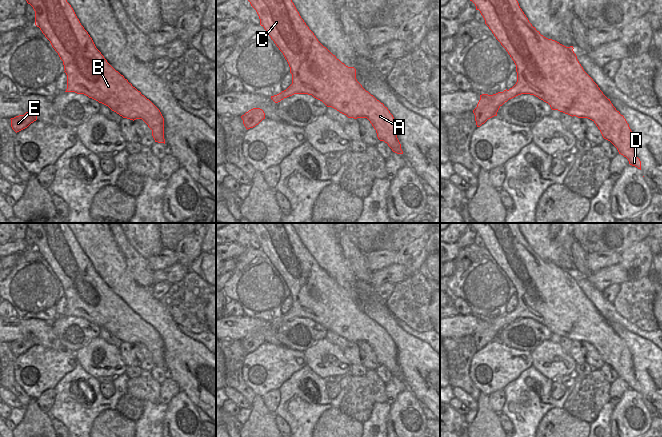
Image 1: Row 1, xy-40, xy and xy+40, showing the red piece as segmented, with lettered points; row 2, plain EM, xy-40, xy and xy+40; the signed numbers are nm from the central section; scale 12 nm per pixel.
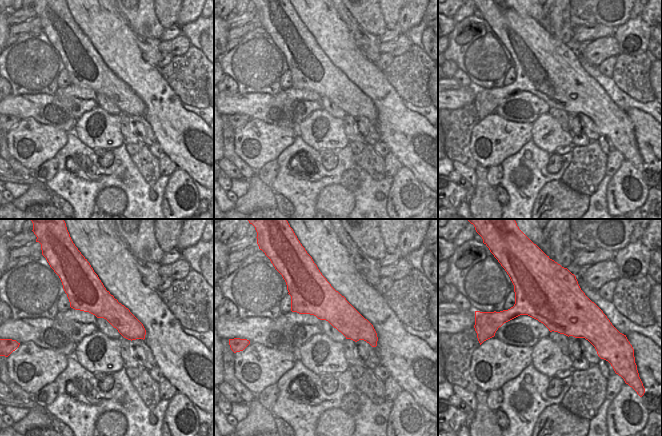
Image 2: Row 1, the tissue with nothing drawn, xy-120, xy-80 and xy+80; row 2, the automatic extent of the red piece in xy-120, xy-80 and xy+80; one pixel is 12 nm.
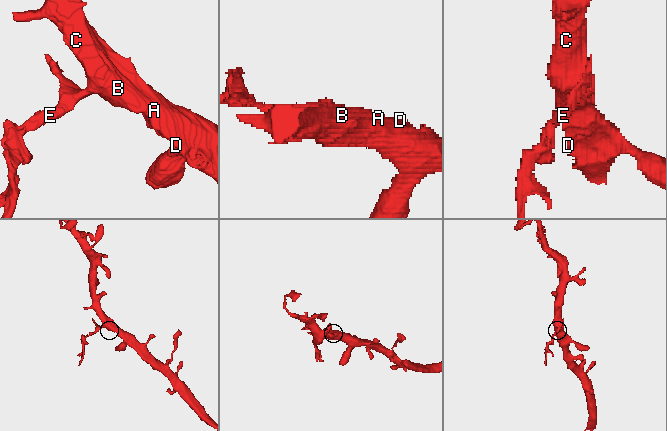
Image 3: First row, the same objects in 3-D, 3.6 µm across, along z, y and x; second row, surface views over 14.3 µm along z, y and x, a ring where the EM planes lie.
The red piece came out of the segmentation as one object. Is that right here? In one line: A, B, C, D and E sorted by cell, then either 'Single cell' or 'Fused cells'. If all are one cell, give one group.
Groups: A B C D / E. Fused cells

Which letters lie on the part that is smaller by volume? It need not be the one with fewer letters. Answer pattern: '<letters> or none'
E

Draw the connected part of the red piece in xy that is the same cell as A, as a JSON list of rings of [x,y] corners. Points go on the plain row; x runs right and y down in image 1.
[[[291,223],[246,224],[248,224],[251,230],[256,234],[260,243],[260,249],[264,251],[289,288],[290,297],[292,298],[292,308],[281,317],[284,322],[294,318],[308,318],[322,325],[327,331],[336,333],[348,342],[367,342],[376,354],[378,363],[387,367],[393,376],[403,378],[401,368],[397,362],[397,348],[388,332],[366,315],[357,305],[356,293],[354,291],[346,290],[318,265],[314,257],[301,242]]]

